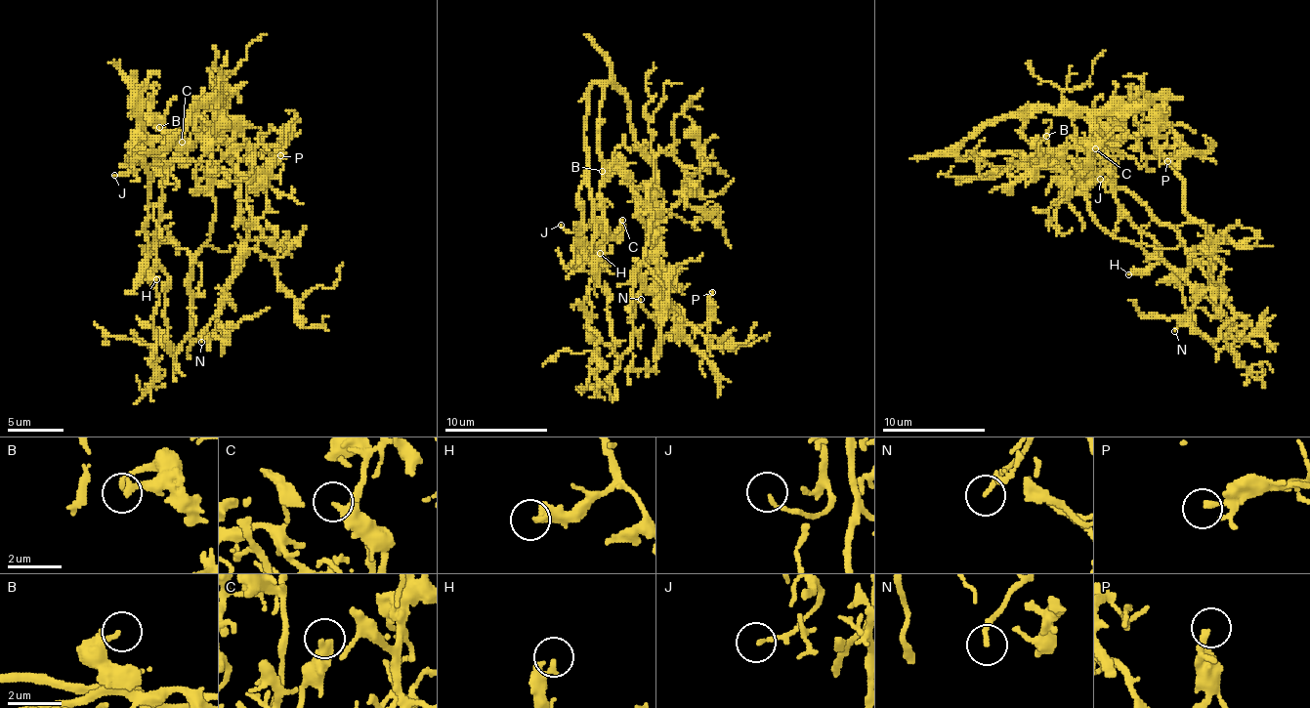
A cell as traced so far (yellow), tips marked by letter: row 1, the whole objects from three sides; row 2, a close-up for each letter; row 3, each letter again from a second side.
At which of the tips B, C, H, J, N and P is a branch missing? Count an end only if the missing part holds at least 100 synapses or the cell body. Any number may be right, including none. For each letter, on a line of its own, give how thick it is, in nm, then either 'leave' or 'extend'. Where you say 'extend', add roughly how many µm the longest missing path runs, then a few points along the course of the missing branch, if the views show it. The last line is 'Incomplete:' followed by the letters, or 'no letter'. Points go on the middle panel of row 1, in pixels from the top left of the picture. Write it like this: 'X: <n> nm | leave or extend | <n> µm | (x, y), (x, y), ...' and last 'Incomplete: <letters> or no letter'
B: 170 nm | leave
C: 400 nm | leave
H: 280 nm | leave
J: 130 nm | leave
N: 150 nm | leave
P: 160 nm | leave
Incomplete: no letter

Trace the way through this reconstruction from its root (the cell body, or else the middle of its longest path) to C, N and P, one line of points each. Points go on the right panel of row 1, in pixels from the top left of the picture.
C: (1005, 117), (985, 122), (958, 156), (994, 166), (1069, 158), (1090, 177), (1111, 182), (1113, 166), (1095, 148)
N: (1005, 117), (1040, 109), (1149, 112), (1157, 148), (1182, 182), (1182, 207), (1208, 233), (1210, 287), (1174, 331)
P: (1005, 117), (1026, 117), (1040, 109), (1152, 109), (1185, 145), (1201, 150), (1177, 153), (1167, 161)

